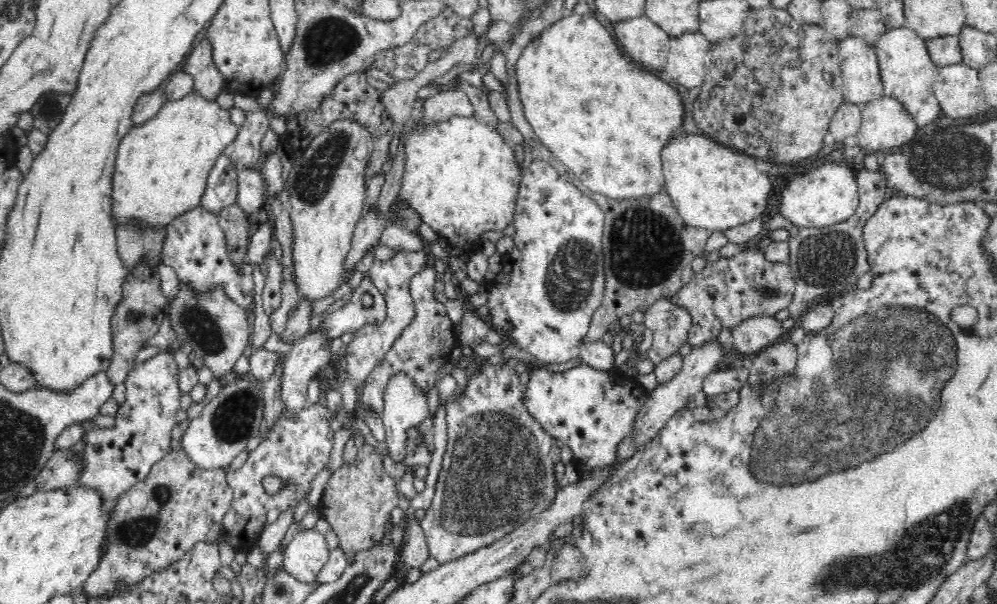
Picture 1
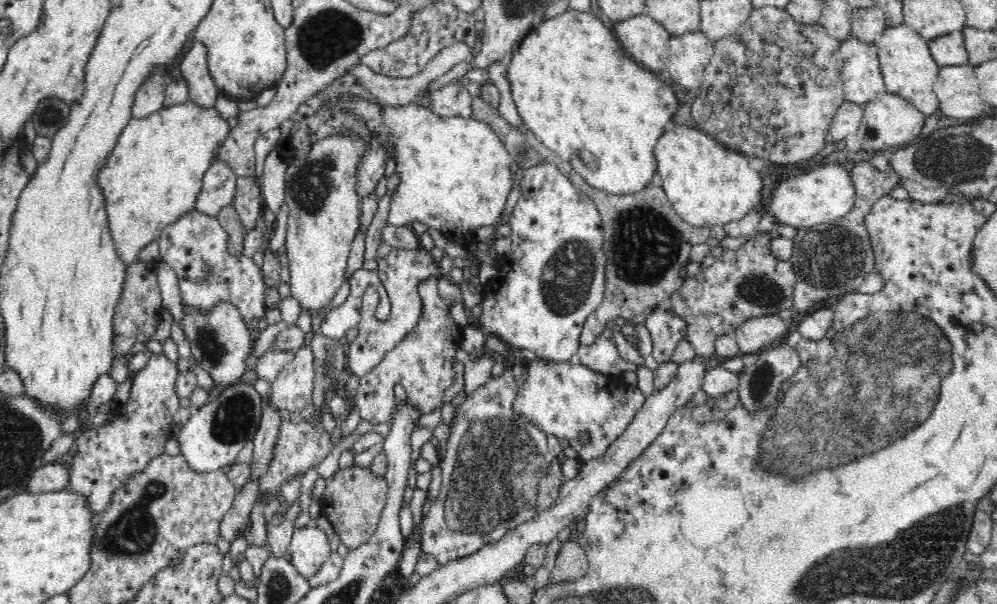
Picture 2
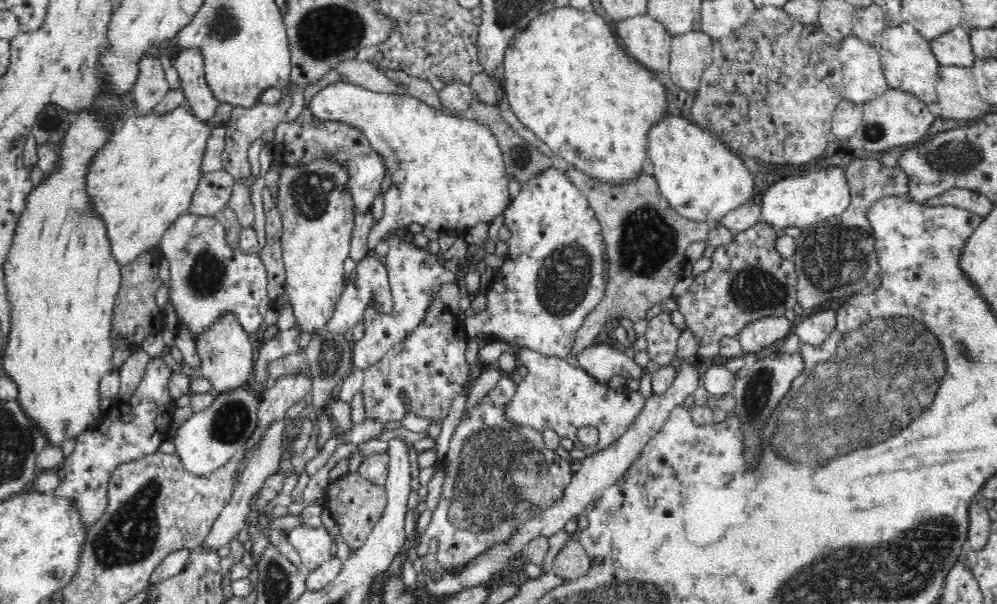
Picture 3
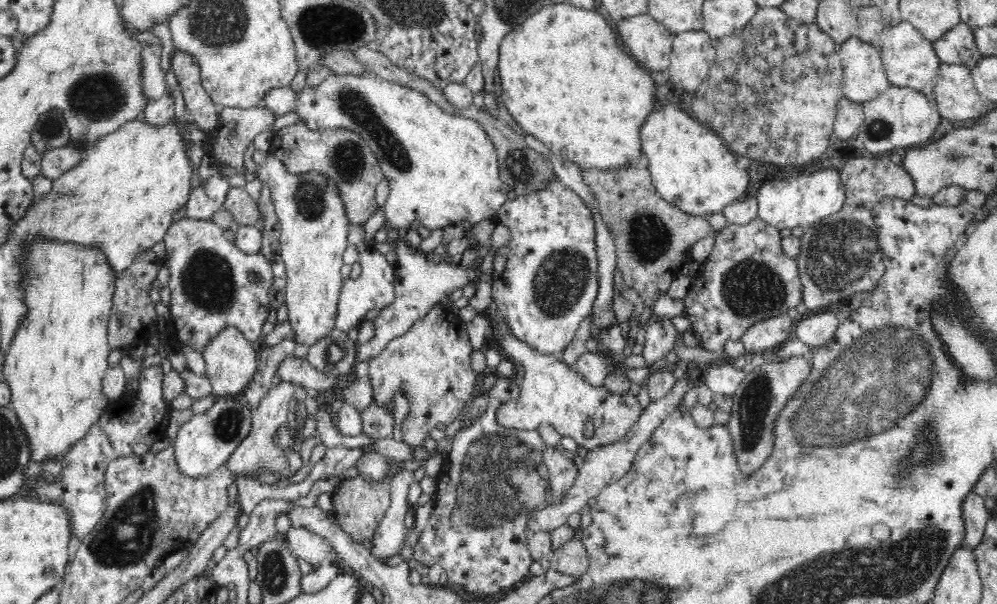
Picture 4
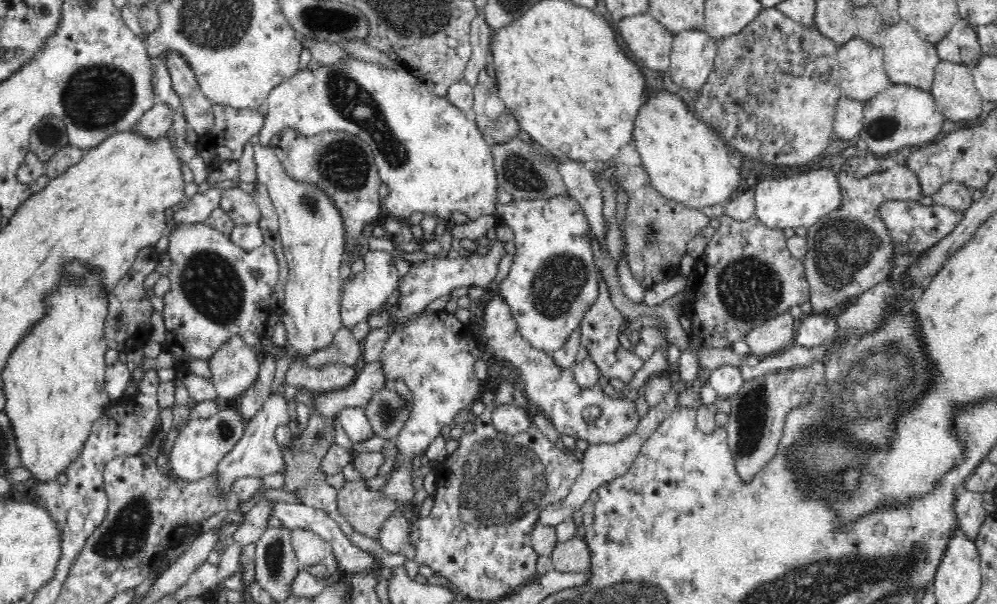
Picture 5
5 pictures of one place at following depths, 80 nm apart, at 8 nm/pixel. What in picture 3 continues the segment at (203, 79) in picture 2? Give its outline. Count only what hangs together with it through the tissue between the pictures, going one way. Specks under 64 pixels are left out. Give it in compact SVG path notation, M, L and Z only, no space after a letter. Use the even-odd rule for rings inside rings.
M182 49L172 58L174 68L181 81L184 98L190 105L192 115L201 120L204 125L212 125L216 116L218 102L208 91L204 75L204 62L197 50Z

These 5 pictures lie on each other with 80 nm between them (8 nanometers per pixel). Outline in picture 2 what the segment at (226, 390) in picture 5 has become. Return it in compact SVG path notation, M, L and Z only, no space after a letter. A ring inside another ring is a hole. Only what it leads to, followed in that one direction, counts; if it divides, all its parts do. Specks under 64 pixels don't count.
M222 302L222 304L214 306L210 310L210 314L200 314L184 308L184 318L182 318L180 326L190 342L191 356L198 360L198 368L208 373L219 389L226 389L230 385L242 382L244 374L248 372L246 360L251 356L253 341L250 339L240 311L236 307Z

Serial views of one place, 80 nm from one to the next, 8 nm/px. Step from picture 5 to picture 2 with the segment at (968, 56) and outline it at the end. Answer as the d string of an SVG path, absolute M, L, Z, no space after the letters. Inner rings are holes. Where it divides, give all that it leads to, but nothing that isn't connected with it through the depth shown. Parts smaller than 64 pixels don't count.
M962 30L927 41L938 67L971 65Z

